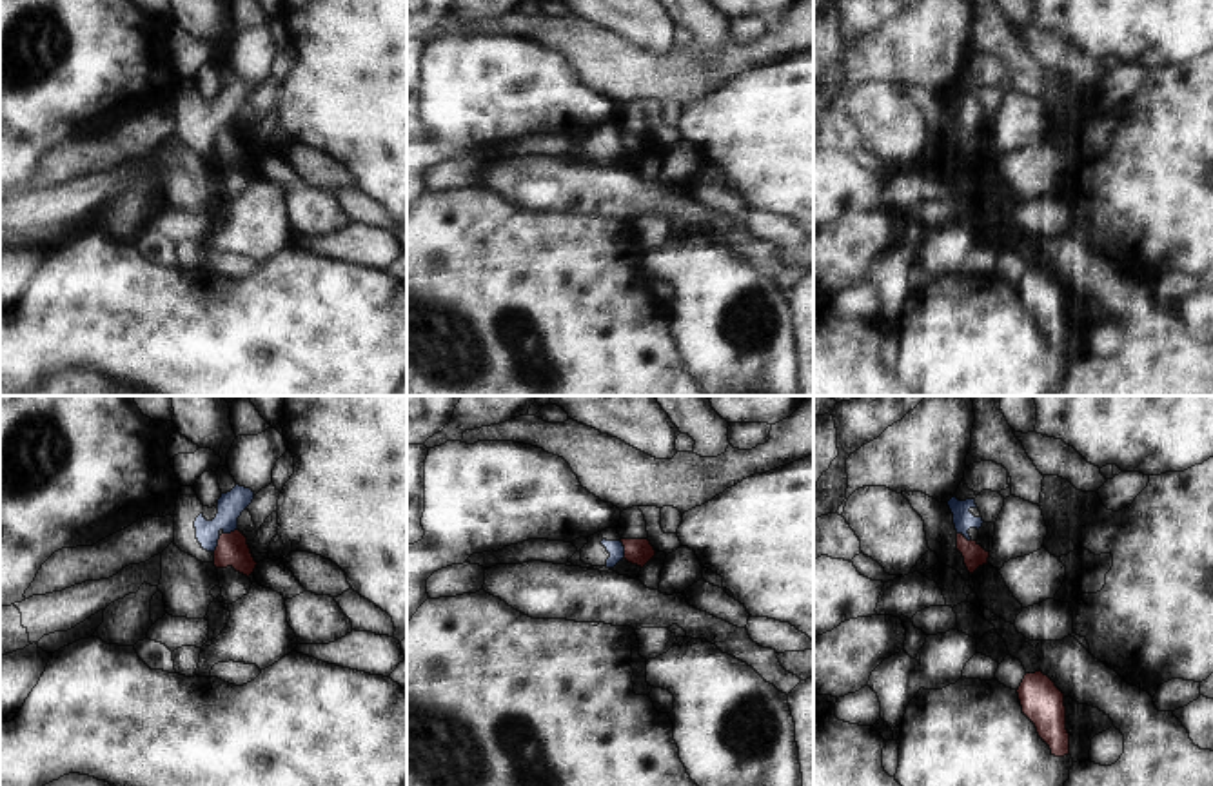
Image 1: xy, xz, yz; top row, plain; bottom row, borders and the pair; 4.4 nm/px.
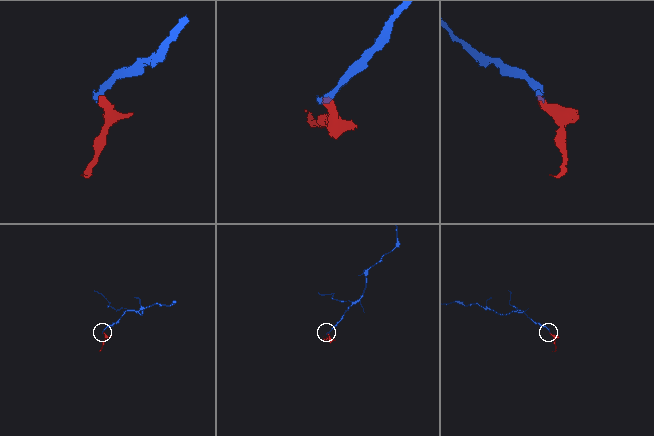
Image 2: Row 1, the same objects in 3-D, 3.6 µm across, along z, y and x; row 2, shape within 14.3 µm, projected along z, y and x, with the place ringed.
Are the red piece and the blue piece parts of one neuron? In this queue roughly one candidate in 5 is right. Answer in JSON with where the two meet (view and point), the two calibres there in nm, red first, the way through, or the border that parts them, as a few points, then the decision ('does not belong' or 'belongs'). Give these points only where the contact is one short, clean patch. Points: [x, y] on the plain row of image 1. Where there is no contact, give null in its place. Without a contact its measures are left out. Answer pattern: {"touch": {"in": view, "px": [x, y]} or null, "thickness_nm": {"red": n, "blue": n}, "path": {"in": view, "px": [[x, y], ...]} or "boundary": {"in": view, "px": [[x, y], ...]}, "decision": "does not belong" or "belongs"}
{"touch": {"in": "xz", "px": [625, 144]}, "thickness_nm": {"red": 110, "blue": 70}, "boundary": {"in": "xz", "px": [[620, 135], [623, 151]]}, "decision": "does not belong"}

